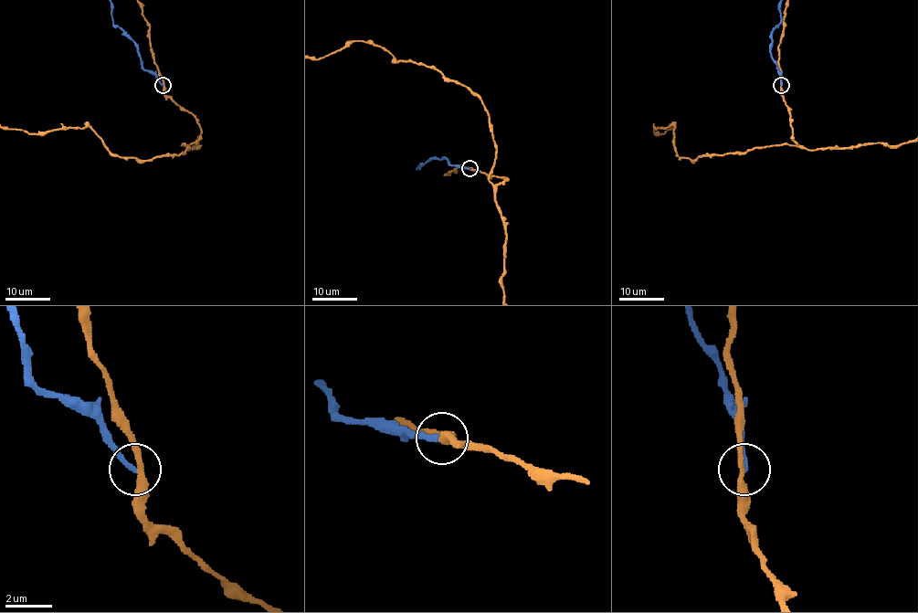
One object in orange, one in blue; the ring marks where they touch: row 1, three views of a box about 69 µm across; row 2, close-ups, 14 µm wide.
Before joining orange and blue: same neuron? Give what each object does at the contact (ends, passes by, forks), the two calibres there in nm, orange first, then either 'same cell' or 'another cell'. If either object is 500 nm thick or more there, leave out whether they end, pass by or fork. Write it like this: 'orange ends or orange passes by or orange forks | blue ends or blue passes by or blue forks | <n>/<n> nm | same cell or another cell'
orange passes by | blue ends | 280/240 nm | another cell

